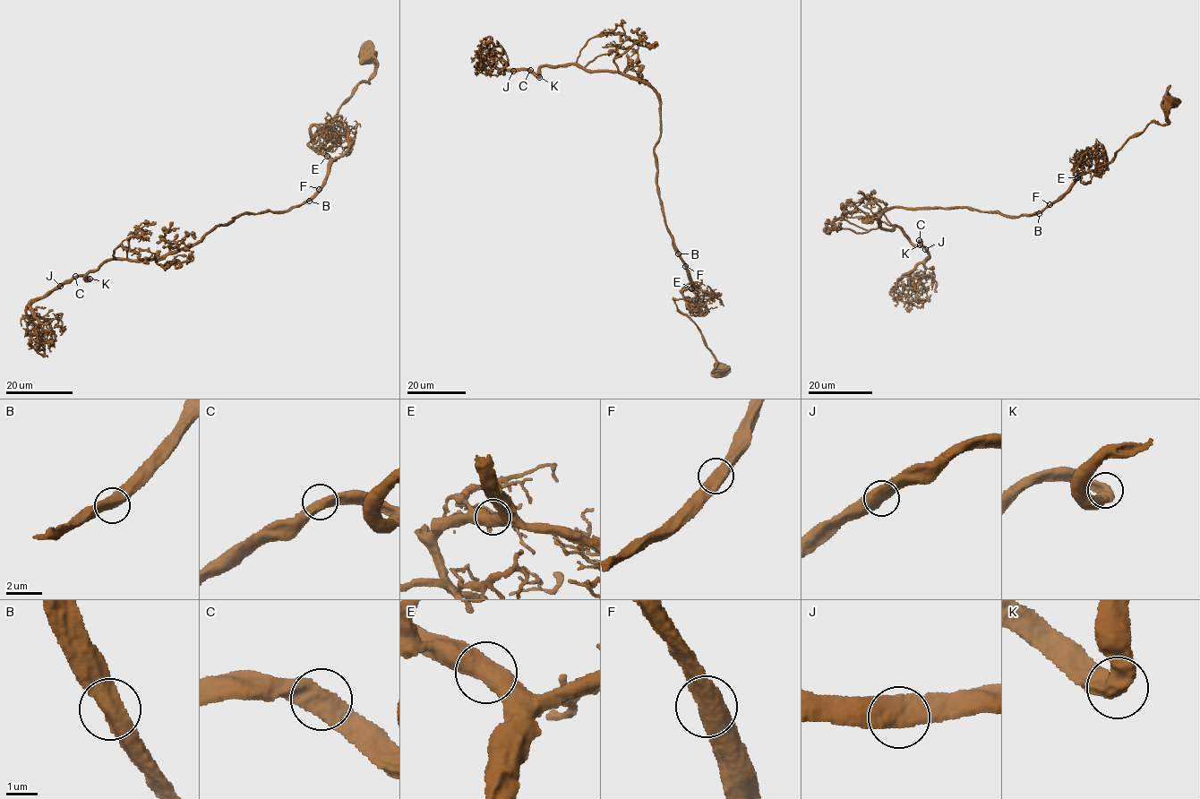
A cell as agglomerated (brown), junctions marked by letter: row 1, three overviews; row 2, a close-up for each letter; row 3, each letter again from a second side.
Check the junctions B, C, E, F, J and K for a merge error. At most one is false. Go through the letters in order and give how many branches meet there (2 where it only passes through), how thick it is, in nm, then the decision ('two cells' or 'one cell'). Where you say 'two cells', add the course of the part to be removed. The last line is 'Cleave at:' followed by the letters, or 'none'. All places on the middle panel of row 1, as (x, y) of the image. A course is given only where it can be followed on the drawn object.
B: 2 | 550 nm | one cell
C: 2 | 550 nm | one cell
E: 2 | 550 nm | one cell
F: 2 | 550 nm | one cell
J: 2 | 550 nm | one cell
K: 2 | 550 nm | one cell
Cleave at: none

